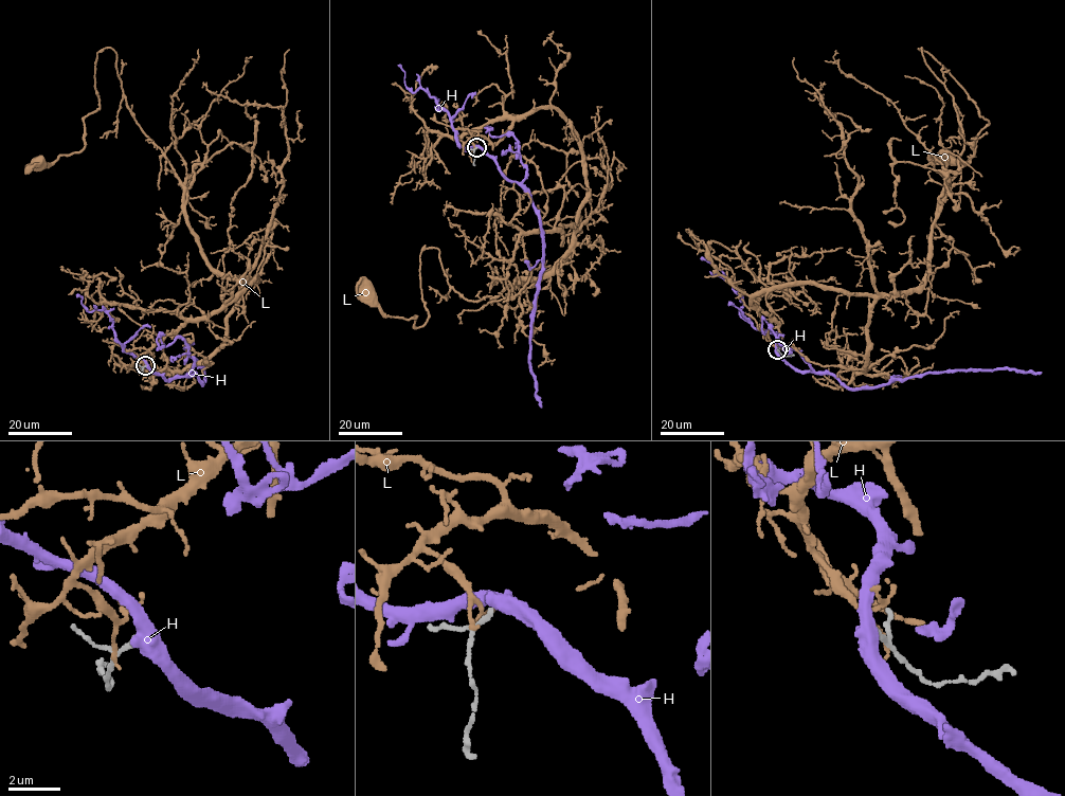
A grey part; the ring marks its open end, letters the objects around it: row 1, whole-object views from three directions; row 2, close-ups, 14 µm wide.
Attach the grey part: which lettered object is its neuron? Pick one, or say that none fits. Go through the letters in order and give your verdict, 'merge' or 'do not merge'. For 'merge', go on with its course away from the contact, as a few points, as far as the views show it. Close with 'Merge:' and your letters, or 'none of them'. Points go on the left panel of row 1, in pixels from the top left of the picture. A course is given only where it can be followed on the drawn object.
H: do not merge
L: do not merge
Merge: none of them

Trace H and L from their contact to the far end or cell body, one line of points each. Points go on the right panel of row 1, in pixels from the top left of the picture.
H: (776, 349), (789, 364), (836, 376), (850, 387), (881, 386), (928, 373), (1010, 368), (1041, 373)
L: (779, 351), (759, 293), (923, 281), (963, 133), (921, 49), (988, 121), (967, 162), (943, 158)

